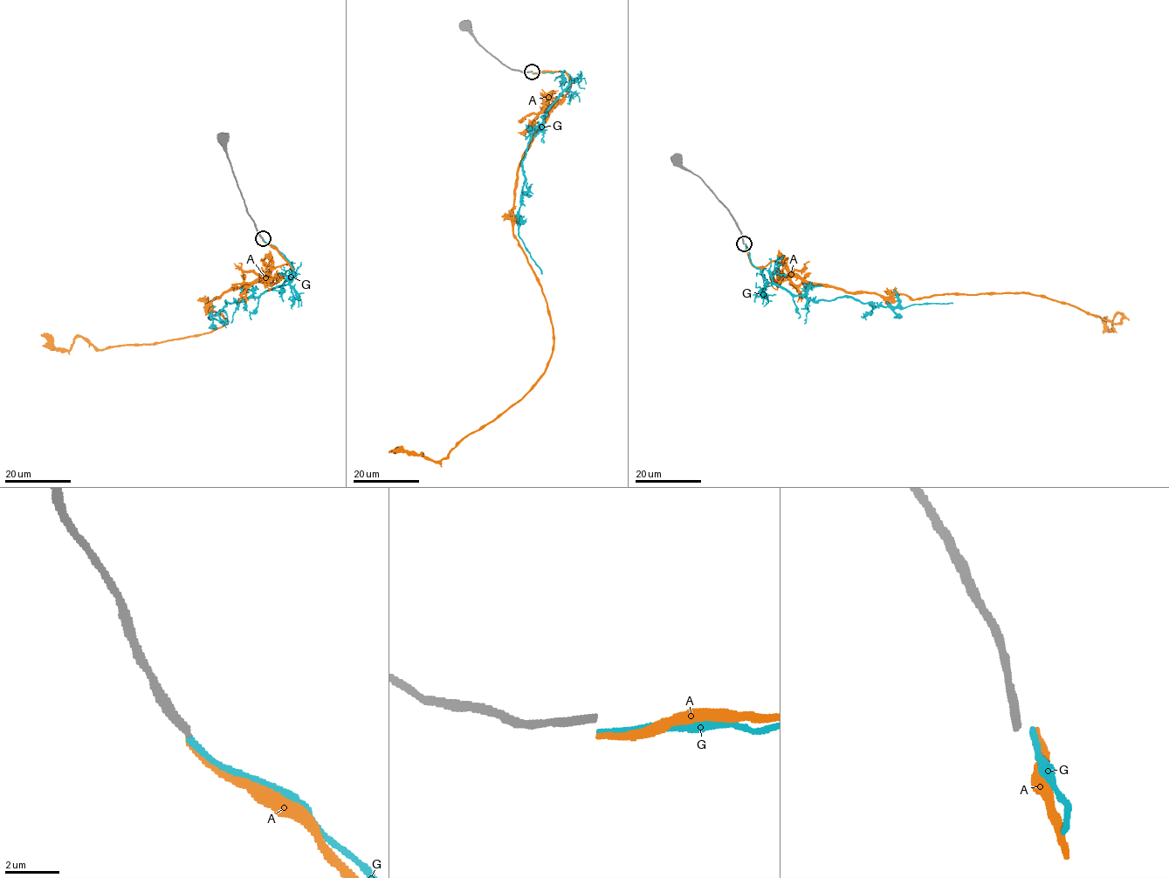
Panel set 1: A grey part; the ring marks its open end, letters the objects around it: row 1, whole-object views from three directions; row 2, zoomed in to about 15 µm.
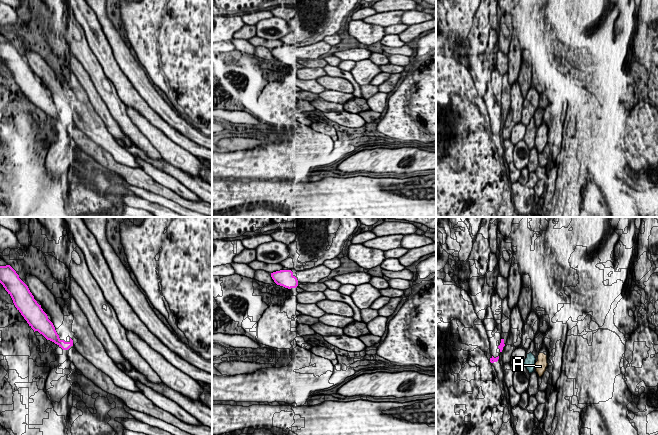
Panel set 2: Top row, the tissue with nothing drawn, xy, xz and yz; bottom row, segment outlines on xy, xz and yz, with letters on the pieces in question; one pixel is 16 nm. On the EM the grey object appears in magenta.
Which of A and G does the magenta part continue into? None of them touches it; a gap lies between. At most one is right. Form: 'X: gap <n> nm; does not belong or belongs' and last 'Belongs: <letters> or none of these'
A: gap 550 nm; belongs
G: gap 400 nm; does not belong
Belongs: A

